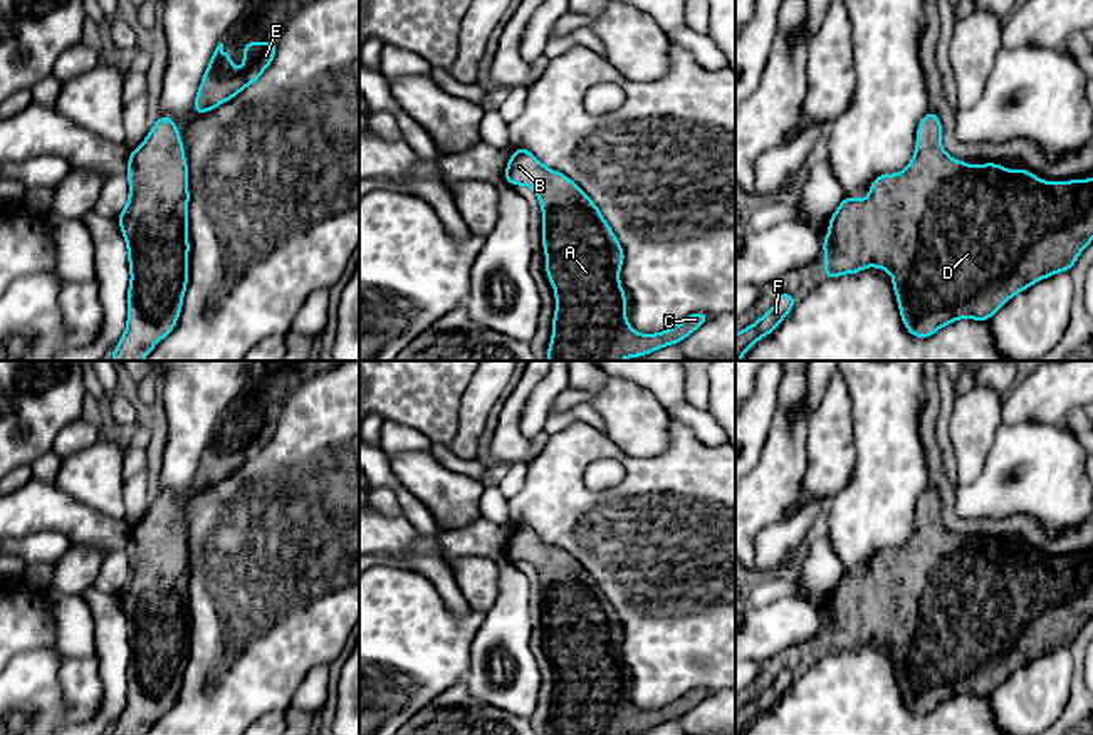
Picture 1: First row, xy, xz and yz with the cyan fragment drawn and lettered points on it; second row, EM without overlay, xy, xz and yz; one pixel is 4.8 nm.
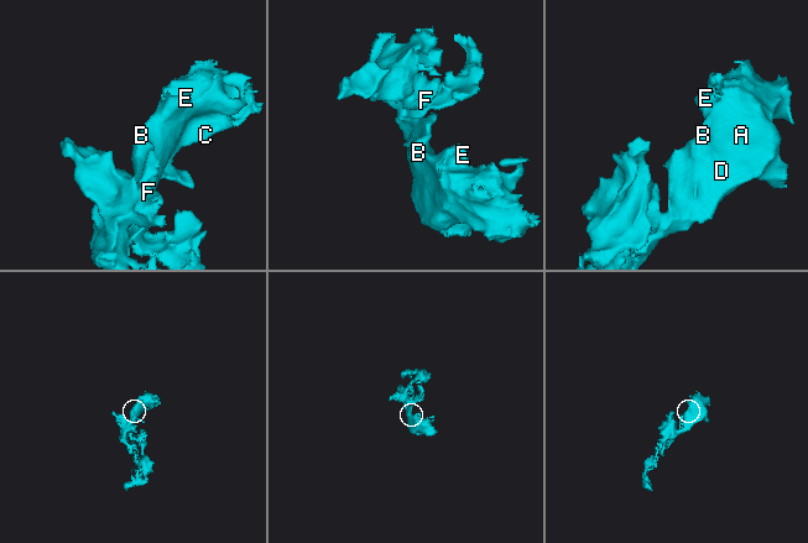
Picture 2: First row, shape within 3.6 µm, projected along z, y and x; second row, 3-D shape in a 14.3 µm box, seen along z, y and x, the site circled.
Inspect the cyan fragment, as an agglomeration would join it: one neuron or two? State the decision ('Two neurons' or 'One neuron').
One neuron

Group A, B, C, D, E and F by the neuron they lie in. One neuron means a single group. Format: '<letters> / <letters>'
A B C D E F

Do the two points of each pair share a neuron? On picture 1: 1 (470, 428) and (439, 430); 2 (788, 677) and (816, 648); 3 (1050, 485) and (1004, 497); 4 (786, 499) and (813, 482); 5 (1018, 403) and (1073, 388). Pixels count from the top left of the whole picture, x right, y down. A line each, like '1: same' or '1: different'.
1: different
2: same
3: same
4: different
5: same

